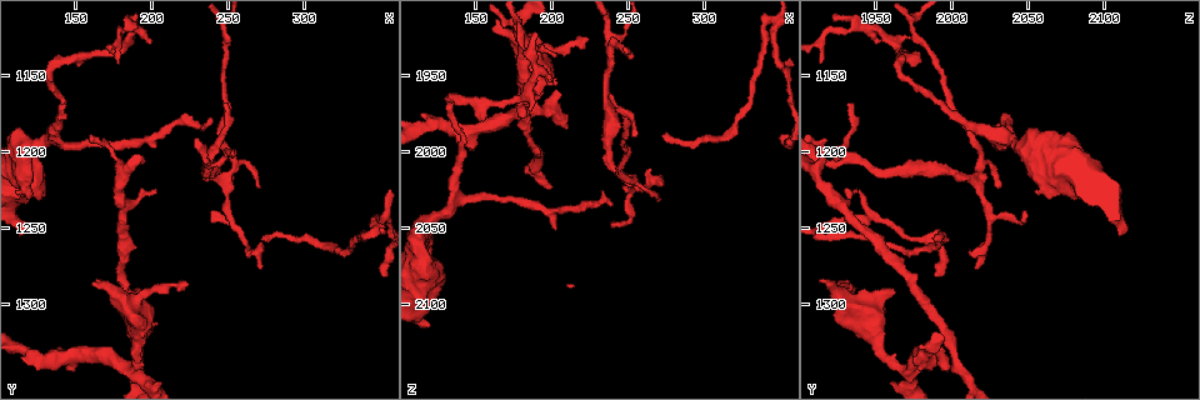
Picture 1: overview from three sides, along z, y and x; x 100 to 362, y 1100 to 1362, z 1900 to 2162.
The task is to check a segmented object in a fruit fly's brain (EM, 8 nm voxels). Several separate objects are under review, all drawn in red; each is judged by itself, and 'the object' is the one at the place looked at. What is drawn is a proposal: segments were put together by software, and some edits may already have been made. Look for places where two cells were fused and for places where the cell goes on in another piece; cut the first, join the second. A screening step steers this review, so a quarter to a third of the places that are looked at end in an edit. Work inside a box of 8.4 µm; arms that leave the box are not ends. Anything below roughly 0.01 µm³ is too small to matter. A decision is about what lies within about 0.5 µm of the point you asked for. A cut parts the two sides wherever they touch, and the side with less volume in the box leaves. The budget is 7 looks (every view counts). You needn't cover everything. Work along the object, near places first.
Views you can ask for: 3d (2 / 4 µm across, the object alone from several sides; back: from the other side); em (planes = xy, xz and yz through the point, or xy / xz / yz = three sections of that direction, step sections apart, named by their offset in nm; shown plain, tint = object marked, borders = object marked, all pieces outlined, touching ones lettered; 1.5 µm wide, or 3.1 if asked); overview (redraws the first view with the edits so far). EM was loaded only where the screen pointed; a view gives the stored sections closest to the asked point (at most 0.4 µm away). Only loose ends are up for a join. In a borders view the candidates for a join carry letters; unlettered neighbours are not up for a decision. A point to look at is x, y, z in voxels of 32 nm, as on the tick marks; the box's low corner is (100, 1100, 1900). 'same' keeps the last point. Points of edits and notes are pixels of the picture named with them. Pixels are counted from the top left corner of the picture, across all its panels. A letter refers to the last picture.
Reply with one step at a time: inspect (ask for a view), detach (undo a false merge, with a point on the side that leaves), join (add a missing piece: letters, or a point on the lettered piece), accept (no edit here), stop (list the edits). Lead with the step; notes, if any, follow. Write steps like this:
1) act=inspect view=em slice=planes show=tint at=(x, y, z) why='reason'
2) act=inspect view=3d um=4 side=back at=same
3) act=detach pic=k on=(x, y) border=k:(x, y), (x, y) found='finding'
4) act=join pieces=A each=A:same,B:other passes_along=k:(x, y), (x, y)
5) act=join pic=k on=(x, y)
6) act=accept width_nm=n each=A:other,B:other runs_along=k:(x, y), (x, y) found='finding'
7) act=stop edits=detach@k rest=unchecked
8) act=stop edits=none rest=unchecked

act=inspect view=3d um=4 at=(180, 1122, 1930) why='thin neck'

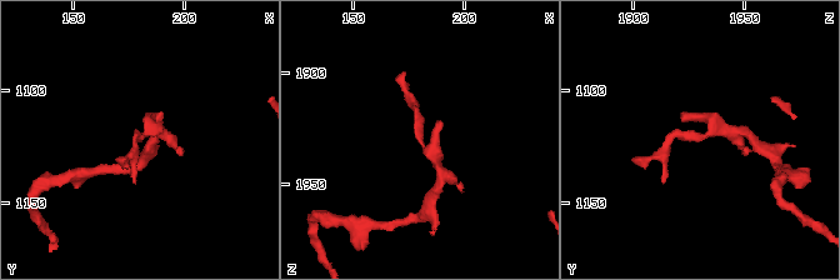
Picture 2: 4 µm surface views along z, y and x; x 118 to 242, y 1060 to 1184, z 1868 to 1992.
act=inspect view=em slice=planes show=borders at=(183, 1121, 1931)

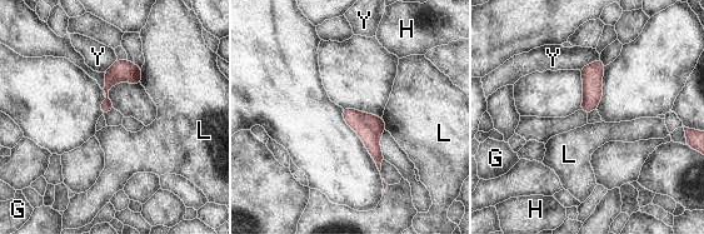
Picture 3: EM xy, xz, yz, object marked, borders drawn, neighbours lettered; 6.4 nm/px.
act=accept width_nm=80 each=G:other,H:other,L:other,Y:other border=3:(599, 58), (579, 70) found='continuous, no second cell'

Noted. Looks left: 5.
act=inspect view=3d um=4 at=(204, 1192, 2050) why='tapers out'

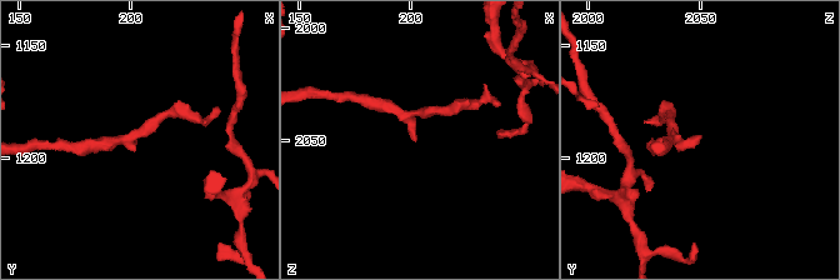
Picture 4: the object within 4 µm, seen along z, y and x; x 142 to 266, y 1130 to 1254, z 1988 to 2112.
act=inspect view=em slice=planes show=borders at=(203, 1191, 2050) arm_widths_nm=170,200

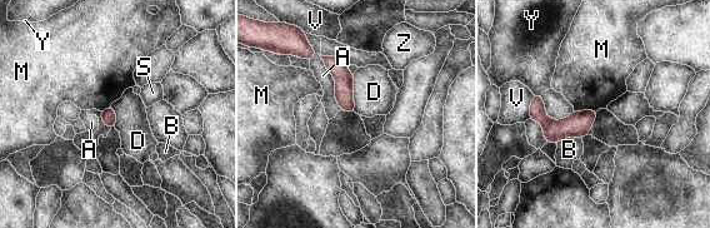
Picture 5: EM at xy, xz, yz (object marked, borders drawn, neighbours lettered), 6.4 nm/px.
act=accept each=A:other,B:other,D:other,M:other,S:other,V:other,Y:other,Z:other found='no lettered piece goes on from it'

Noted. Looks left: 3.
act=inspect view=3d um=2 at=(246, 1220, 2016) why='sharp bend'

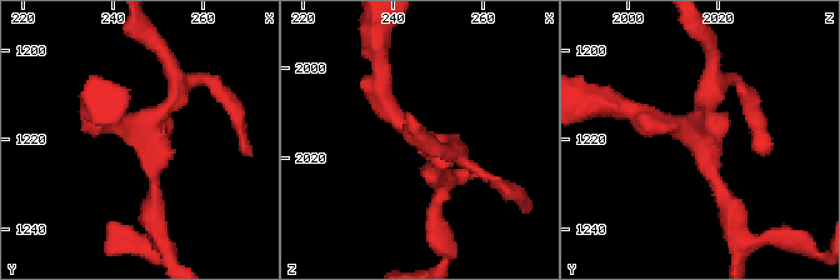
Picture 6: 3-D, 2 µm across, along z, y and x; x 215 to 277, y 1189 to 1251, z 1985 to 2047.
act=inspect view=em slice=yz step=4 show=tint at=(246, 1219, 2015) why='shape alone is not enough'

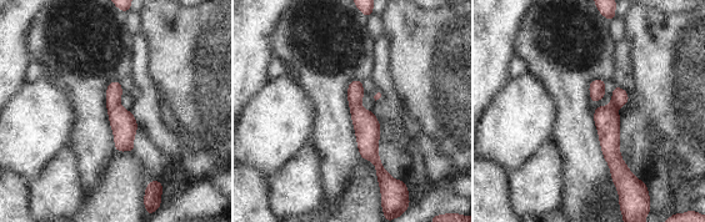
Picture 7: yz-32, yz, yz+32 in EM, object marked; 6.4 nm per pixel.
act=inspect view=em slice=planes show=borders at=same

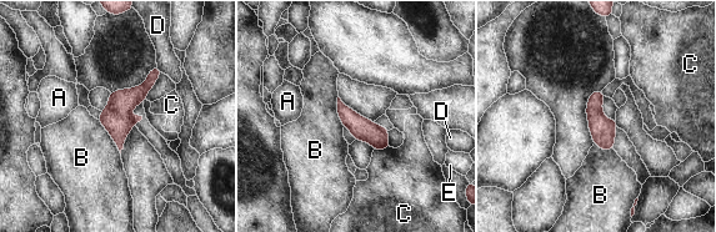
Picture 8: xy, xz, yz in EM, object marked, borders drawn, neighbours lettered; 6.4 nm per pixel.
act=accept each=A:other,B:other,C:other,D:other,E:other runs_along=8:(156, 71), (120, 111), (120, 145) found='one cell here'

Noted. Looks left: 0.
act=stop edits=none rest=unchecked

